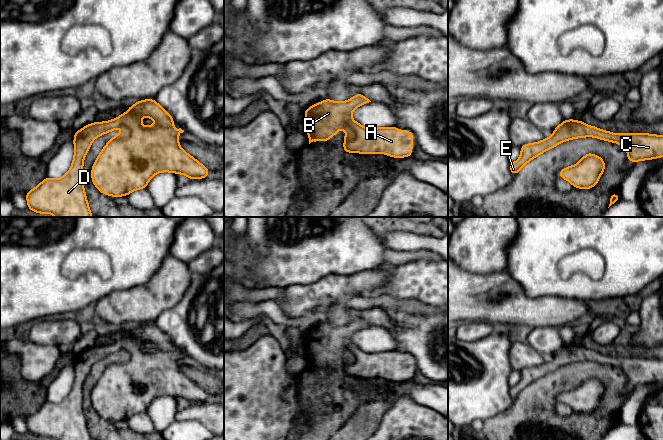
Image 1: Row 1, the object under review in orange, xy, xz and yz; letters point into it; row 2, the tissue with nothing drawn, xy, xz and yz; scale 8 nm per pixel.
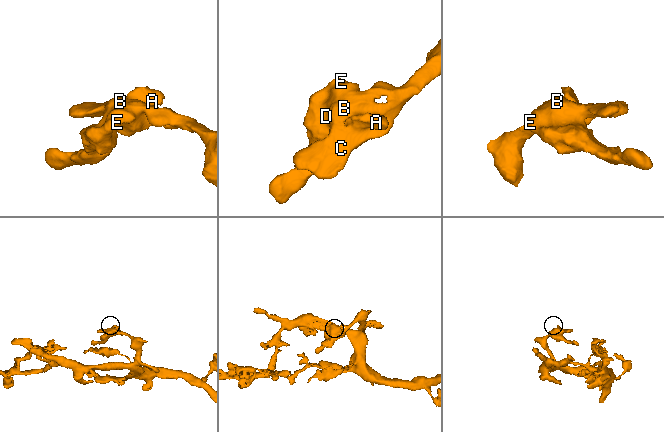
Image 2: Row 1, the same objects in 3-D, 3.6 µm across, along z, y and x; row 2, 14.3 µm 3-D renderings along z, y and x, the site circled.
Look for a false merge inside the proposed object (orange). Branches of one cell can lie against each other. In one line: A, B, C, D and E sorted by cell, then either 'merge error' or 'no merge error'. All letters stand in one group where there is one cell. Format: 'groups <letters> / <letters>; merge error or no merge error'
groups A B C D E; no merge error

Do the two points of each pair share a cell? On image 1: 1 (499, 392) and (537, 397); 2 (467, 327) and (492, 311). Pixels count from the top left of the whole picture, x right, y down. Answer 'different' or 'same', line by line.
1: different
2: different

